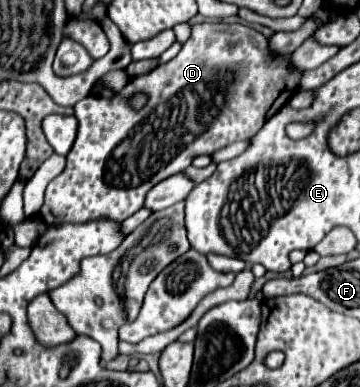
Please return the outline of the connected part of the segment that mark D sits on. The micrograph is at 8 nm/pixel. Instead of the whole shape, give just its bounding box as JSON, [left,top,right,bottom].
[41,24,303,226]

